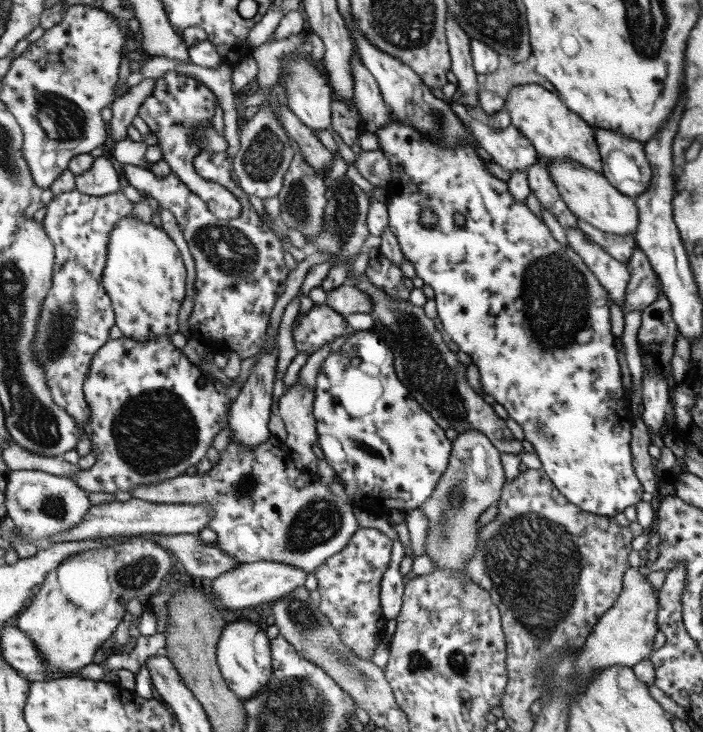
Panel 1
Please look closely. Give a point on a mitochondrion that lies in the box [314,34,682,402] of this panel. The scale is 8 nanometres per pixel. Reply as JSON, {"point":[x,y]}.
{"point":[554,294]}

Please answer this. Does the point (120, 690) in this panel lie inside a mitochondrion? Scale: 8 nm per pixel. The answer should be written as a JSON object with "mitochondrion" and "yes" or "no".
{"mitochondrion":"no"}

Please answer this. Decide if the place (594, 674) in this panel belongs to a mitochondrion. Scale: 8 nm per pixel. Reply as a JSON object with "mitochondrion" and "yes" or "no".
{"mitochondrion":"no"}

